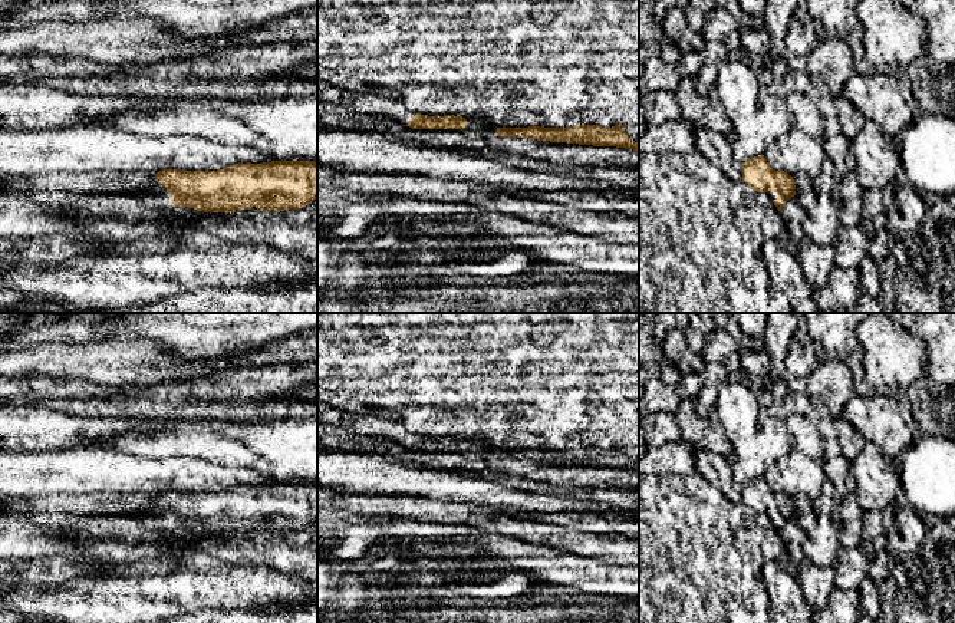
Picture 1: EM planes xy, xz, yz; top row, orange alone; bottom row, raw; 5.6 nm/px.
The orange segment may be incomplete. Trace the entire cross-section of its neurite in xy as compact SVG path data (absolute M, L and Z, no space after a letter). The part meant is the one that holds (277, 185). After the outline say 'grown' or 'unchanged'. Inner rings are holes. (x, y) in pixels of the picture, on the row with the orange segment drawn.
M271 161L238 162L217 171L162 169L155 174L158 184L169 192L172 207L190 207L207 212L233 212L256 207L261 211L300 210L317 198L317 162Z | unchanged

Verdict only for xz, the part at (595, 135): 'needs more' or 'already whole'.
already whole

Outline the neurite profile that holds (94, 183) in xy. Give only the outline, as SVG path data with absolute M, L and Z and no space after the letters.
M106 172L42 174L37 177L9 177L7 182L0 187L0 197L27 198L69 211L83 211L89 194L144 194L155 184L155 177L145 172L125 175Z

